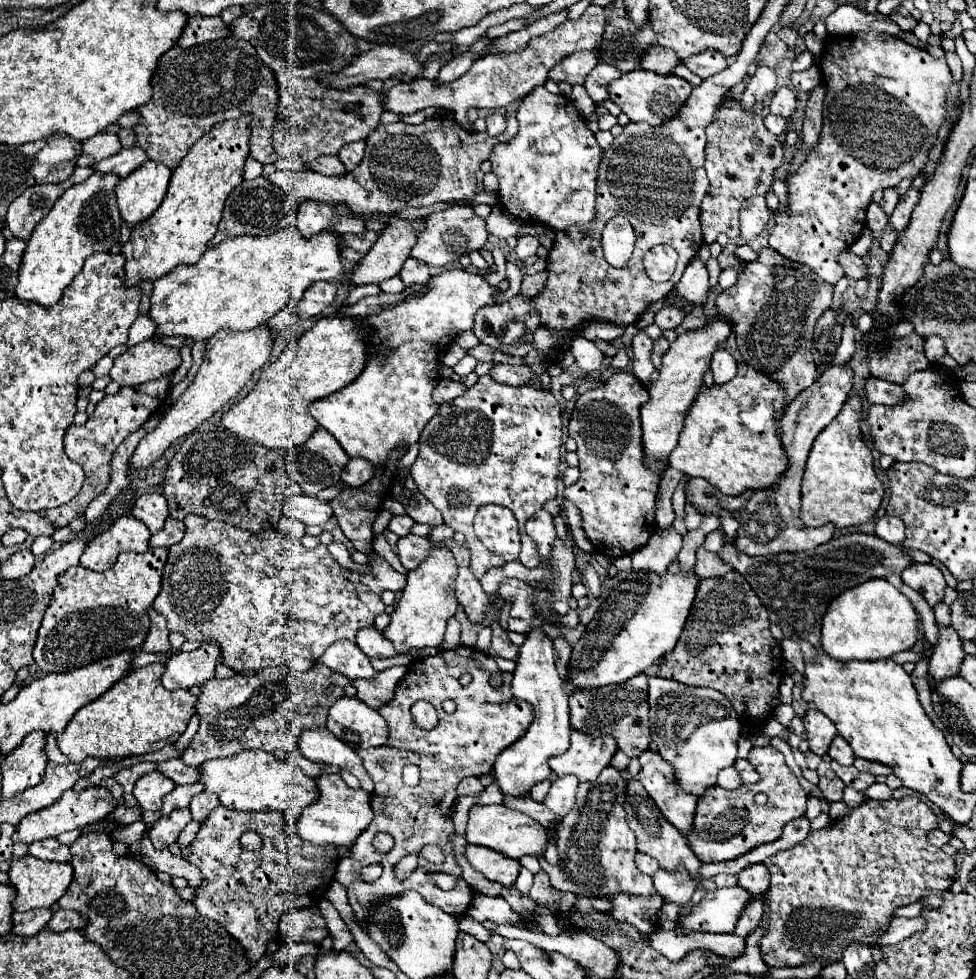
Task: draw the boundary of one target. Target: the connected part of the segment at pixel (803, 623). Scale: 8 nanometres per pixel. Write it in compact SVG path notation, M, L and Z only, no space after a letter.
M847 533L835 537L813 551L777 553L765 557L745 555L743 551L737 551L733 543L725 543L717 555L725 565L731 565L745 575L769 611L771 623L777 623L785 637L805 639L813 647L821 647L821 619L835 597L869 579L901 573L911 563L911 559L903 555L897 545L865 533Z

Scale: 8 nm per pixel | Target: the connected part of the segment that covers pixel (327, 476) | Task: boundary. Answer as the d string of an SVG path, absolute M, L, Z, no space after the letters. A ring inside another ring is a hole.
M317 427L317 431L301 447L295 447L295 449L287 451L285 471L303 489L303 493L317 495L319 491L339 483L341 471L345 469L347 461L349 461L349 455L343 451L343 447L339 447L335 437L331 437L329 431L325 431L323 427Z

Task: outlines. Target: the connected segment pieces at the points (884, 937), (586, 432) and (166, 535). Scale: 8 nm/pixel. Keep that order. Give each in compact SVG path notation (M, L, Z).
M893 917L891 923L887 925L885 933L879 935L877 939L877 947L883 947L883 945L895 945L903 939L907 939L909 935L913 935L915 931L923 931L923 921L921 917L915 917L915 919L907 919L907 917Z
M621 371L611 375L603 387L579 395L569 421L569 437L577 443L581 475L563 495L581 511L583 529L595 551L611 559L631 555L657 531L655 497L659 477L649 475L649 471L643 469L639 423L639 407L647 399L649 393L645 385L631 373Z
M167 519L163 529L155 535L151 535L149 539L149 547L169 547L173 543L179 543L179 539L183 537L185 531L185 523L183 521L175 521L175 519Z

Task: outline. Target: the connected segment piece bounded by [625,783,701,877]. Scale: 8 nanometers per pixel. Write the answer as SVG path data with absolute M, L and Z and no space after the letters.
M629 783L627 785L627 803L625 803L625 813L627 813L627 821L629 827L635 831L637 835L637 849L641 853L651 855L653 859L659 861L659 865L669 871L675 873L679 867L687 869L687 873L691 877L699 875L701 869L701 861L695 857L695 853L685 845L685 837L663 817L663 813L659 811L659 807L655 807L655 803L651 803L651 797L647 795L647 791L641 787L641 783Z

